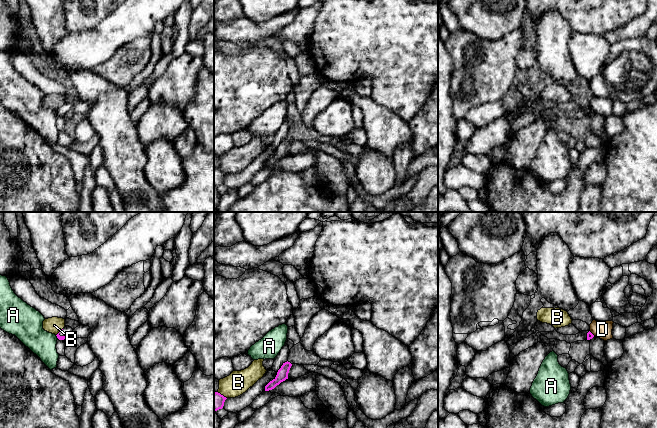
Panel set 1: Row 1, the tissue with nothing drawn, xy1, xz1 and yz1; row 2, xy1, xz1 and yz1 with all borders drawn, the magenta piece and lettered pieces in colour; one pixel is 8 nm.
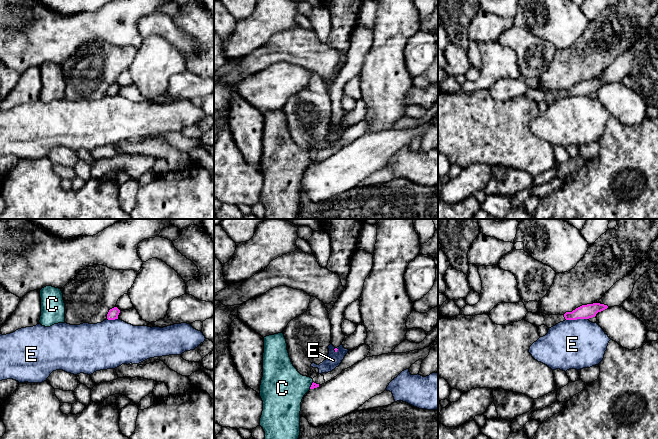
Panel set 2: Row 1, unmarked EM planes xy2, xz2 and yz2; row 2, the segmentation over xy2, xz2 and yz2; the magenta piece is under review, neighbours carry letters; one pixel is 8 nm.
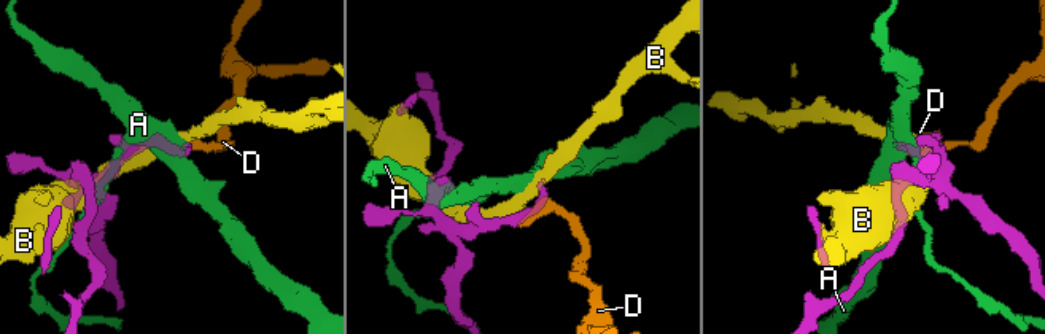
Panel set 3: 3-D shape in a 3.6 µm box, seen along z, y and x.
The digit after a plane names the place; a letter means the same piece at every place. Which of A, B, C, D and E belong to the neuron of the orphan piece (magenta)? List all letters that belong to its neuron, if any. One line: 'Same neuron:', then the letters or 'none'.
Same neuron: none

